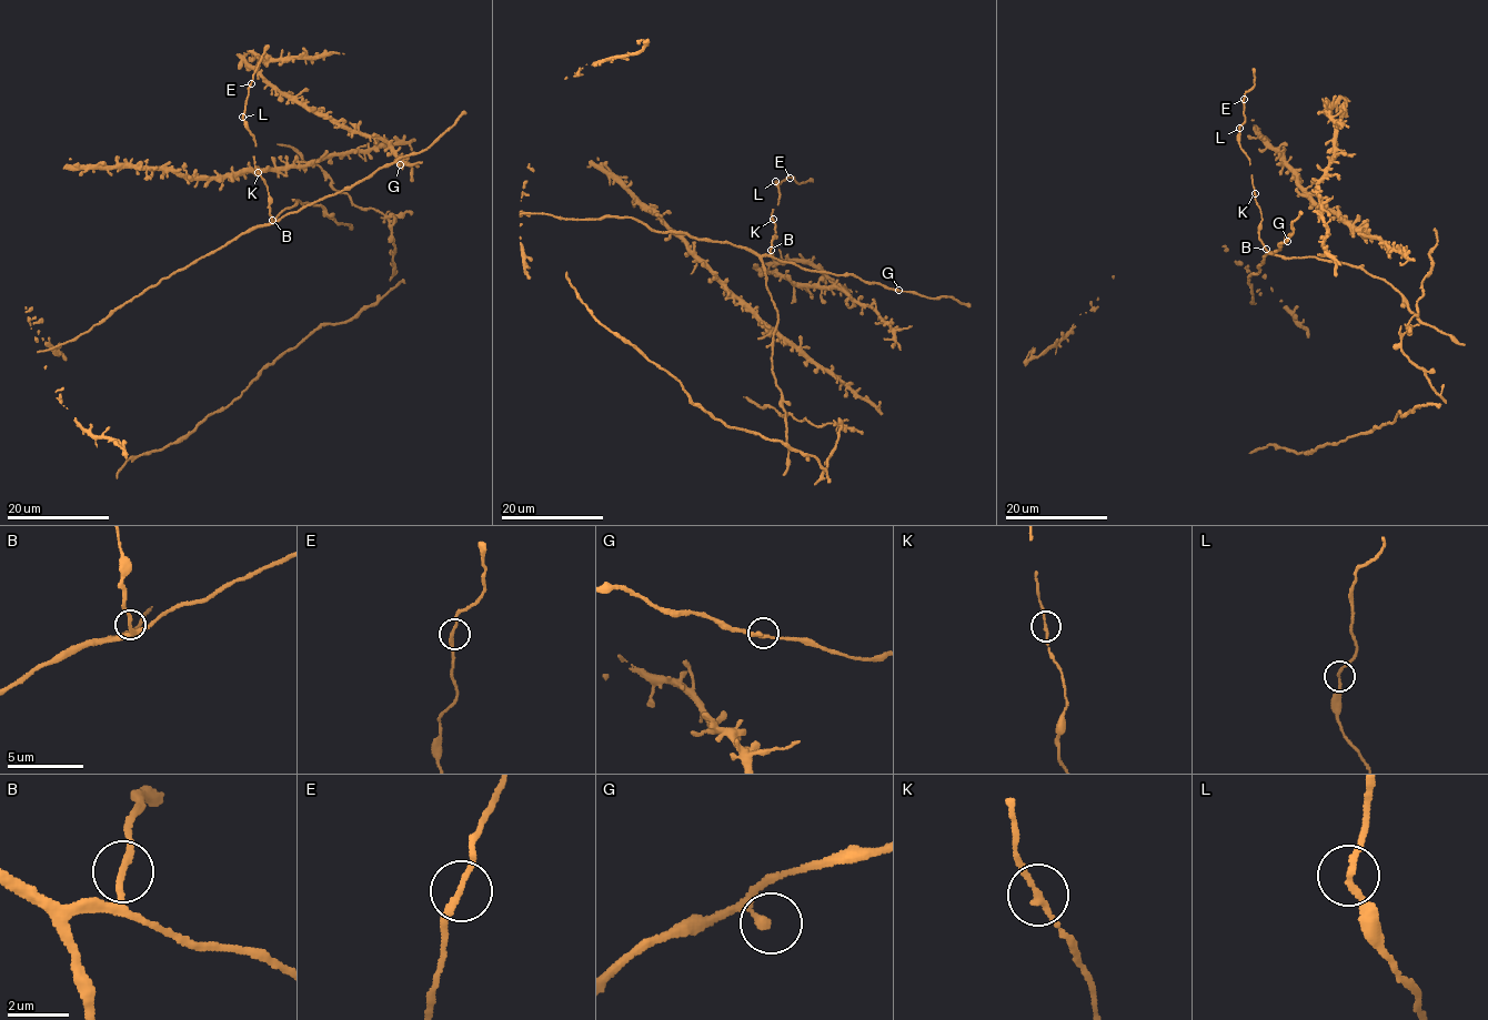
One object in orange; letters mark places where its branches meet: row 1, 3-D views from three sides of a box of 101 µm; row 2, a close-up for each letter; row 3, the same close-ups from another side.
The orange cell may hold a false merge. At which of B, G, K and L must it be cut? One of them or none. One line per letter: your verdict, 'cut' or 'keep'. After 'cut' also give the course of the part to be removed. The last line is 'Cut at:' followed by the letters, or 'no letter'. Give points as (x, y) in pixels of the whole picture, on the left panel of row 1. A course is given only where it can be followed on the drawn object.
B: keep
G: keep
K: keep
L: keep
Cut at: no letter

